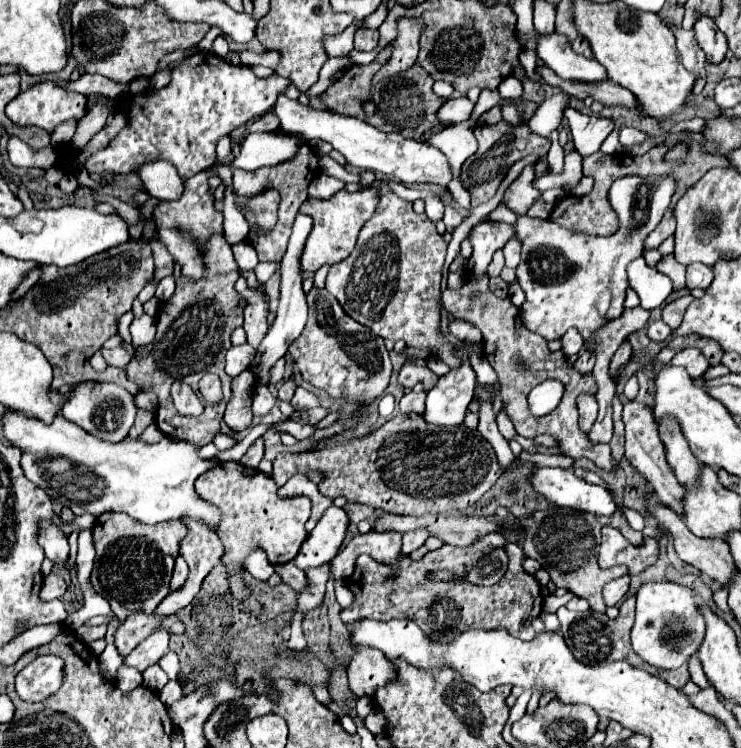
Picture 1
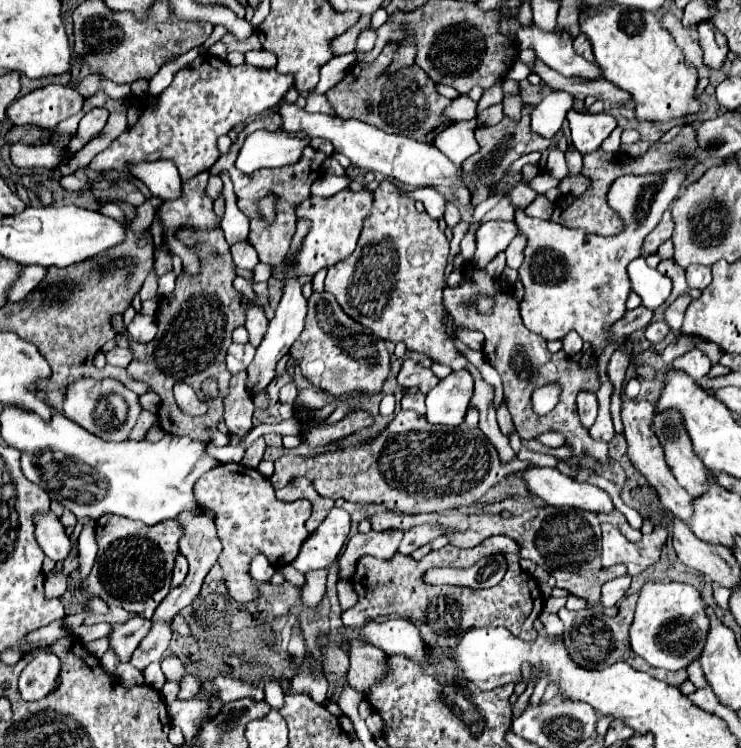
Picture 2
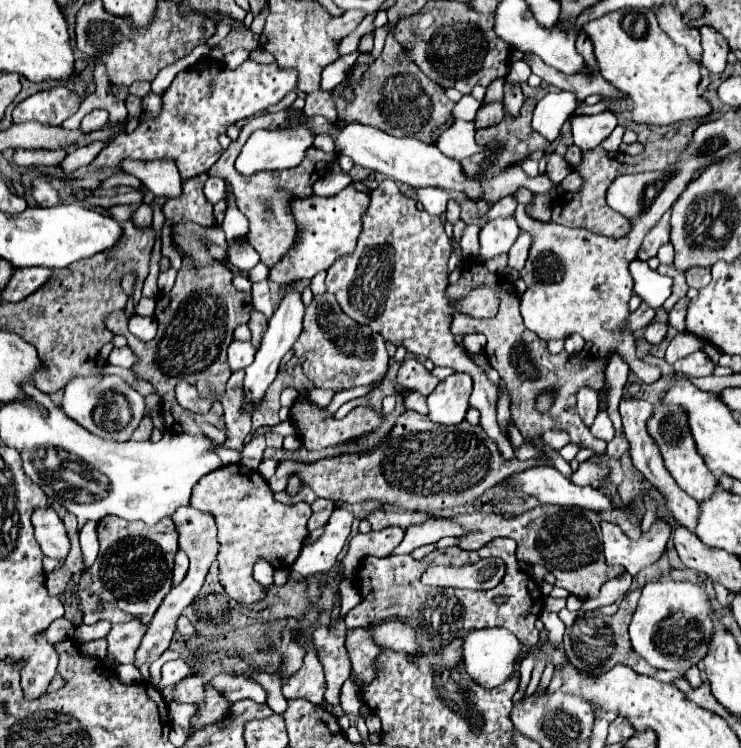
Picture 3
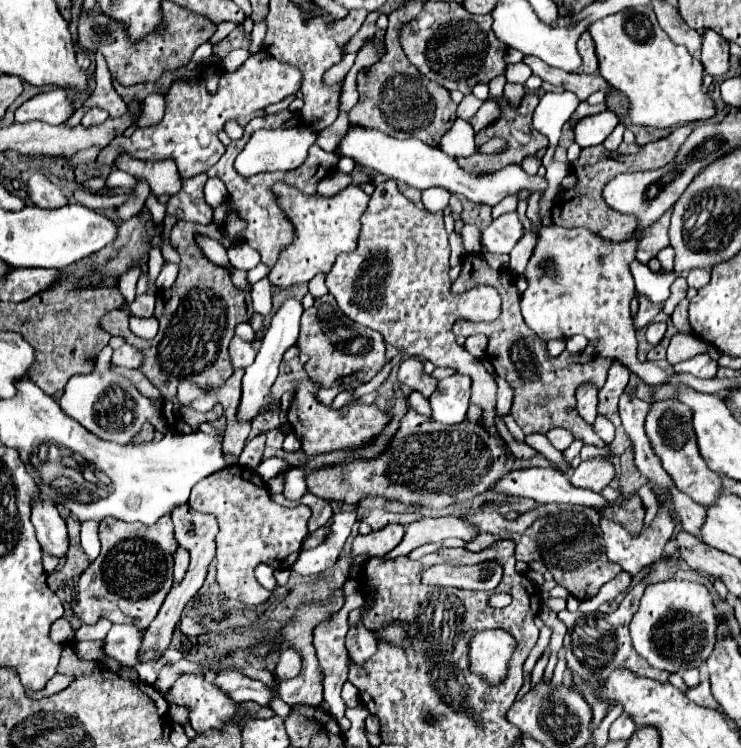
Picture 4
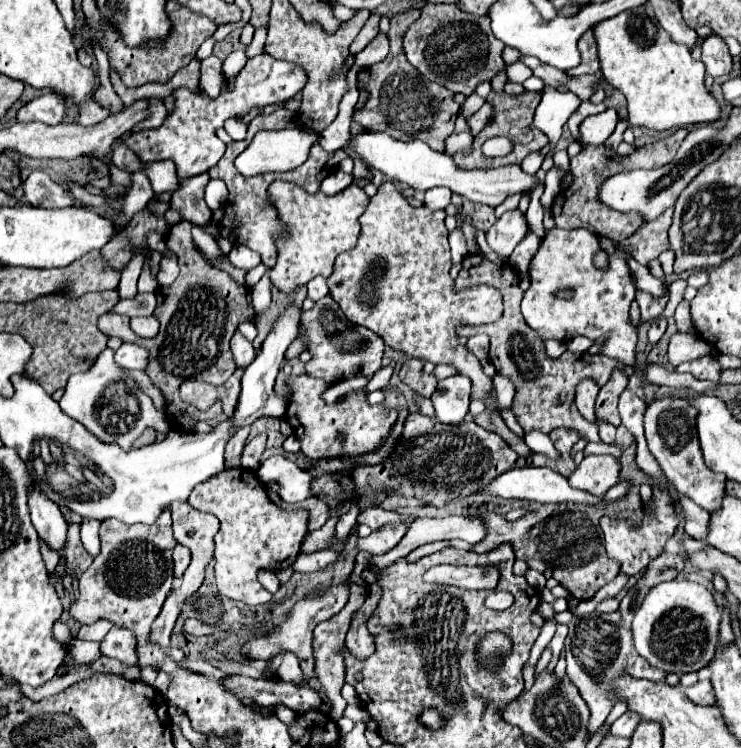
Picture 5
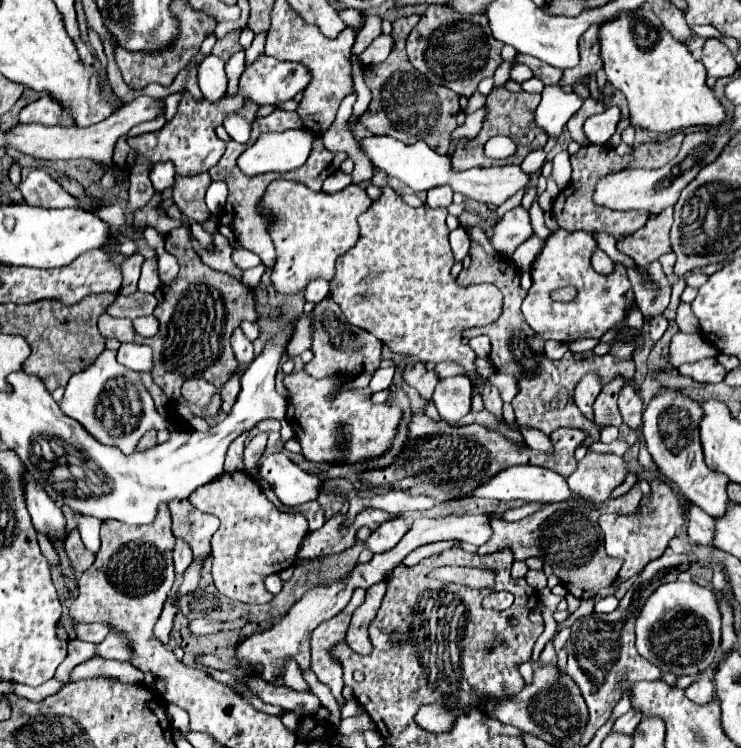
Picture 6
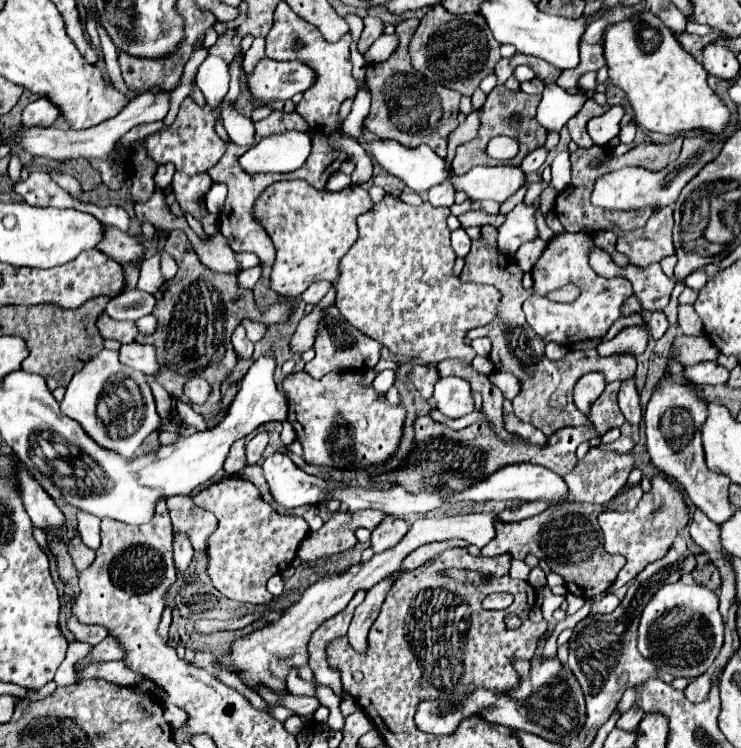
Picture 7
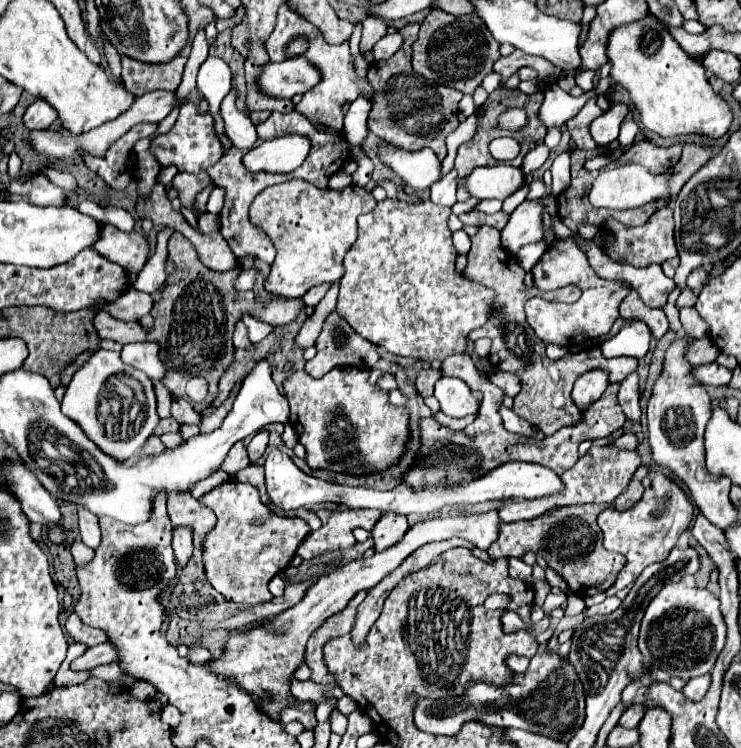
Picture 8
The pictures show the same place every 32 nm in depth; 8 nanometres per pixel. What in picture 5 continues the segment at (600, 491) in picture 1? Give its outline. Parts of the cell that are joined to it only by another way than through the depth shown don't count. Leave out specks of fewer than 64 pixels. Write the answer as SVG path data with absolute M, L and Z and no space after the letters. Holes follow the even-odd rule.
M534 466L514 468L514 470L500 474L484 492L500 496L500 498L526 498L526 500L534 500L534 502L540 502L540 504L546 504L546 502L576 502L576 504L592 504L594 506L594 504L604 502L602 498L598 498L590 492L582 492L582 490L572 488L568 484L568 478L554 472L552 468L534 468Z

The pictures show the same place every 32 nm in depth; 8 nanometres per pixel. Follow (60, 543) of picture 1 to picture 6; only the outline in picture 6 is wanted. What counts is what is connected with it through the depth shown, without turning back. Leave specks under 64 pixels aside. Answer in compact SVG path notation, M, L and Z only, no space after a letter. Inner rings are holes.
M26 480L26 506L32 516L32 524L36 532L46 534L52 544L64 542L66 538L66 520L62 510L54 504L54 500L44 492L44 488L36 486L34 480Z

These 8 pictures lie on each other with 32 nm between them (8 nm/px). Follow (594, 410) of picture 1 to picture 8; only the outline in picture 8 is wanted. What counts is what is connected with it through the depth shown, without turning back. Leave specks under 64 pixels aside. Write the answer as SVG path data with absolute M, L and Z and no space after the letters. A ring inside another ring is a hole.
M602 370L586 372L586 374L580 376L580 380L576 380L576 384L574 384L574 390L572 390L574 404L576 404L582 412L588 410L588 406L602 396L602 392L606 390L606 386L608 386L608 374L606 374L606 372L602 372Z

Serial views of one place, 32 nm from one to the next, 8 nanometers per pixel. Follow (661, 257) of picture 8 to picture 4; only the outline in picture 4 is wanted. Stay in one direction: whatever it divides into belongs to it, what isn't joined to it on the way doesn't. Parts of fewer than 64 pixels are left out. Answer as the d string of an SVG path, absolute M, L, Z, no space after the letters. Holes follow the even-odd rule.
M670 210L656 222L656 224L652 224L646 232L644 232L644 236L642 236L642 240L640 240L640 246L638 246L638 254L636 254L636 258L640 260L640 262L648 262L648 260L652 260L656 254L658 254L658 250L662 250L664 246L668 246L668 226L670 226Z

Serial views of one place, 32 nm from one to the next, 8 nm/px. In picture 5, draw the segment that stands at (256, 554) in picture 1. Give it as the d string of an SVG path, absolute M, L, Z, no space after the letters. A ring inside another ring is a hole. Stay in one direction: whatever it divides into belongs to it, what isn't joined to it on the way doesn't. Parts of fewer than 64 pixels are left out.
M262 568L262 570L258 572L258 580L260 580L260 584L262 584L268 592L272 592L272 594L280 588L278 578L276 578L276 576L274 576L274 572L270 572L268 568Z

